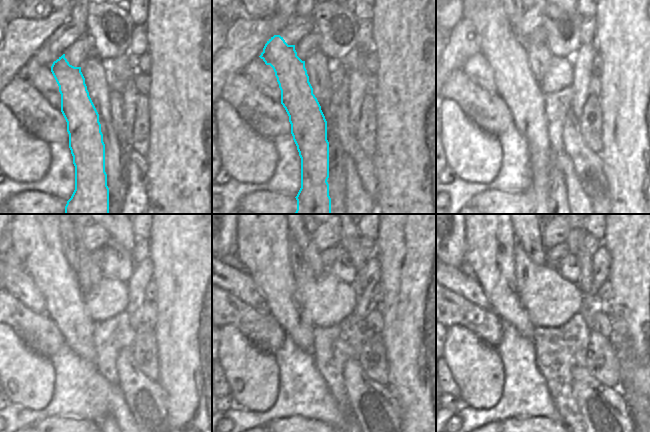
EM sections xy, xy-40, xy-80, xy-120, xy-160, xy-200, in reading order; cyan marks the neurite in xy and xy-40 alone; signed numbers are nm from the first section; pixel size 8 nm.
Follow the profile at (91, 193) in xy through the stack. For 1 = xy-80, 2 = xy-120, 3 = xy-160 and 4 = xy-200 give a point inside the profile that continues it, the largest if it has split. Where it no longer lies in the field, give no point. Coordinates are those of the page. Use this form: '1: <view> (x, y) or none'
1: xy-80 (505, 53)
2: xy-120 (35, 240)
3: xy-160 (262, 234)
4: xy-200 (489, 238)

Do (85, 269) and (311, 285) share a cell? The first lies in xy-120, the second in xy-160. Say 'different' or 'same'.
different

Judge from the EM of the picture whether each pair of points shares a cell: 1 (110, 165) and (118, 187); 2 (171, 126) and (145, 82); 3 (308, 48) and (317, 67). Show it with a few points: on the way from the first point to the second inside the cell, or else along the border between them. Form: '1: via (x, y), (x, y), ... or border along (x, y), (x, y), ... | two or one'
1: border along (119, 159), (119, 178), (109, 189) | two
2: border along (149, 73), (150, 89), (147, 95) | two
3: border along (318, 48), (305, 61) | two

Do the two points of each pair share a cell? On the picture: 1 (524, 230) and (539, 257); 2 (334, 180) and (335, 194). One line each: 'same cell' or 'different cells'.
1: same cell
2: same cell

